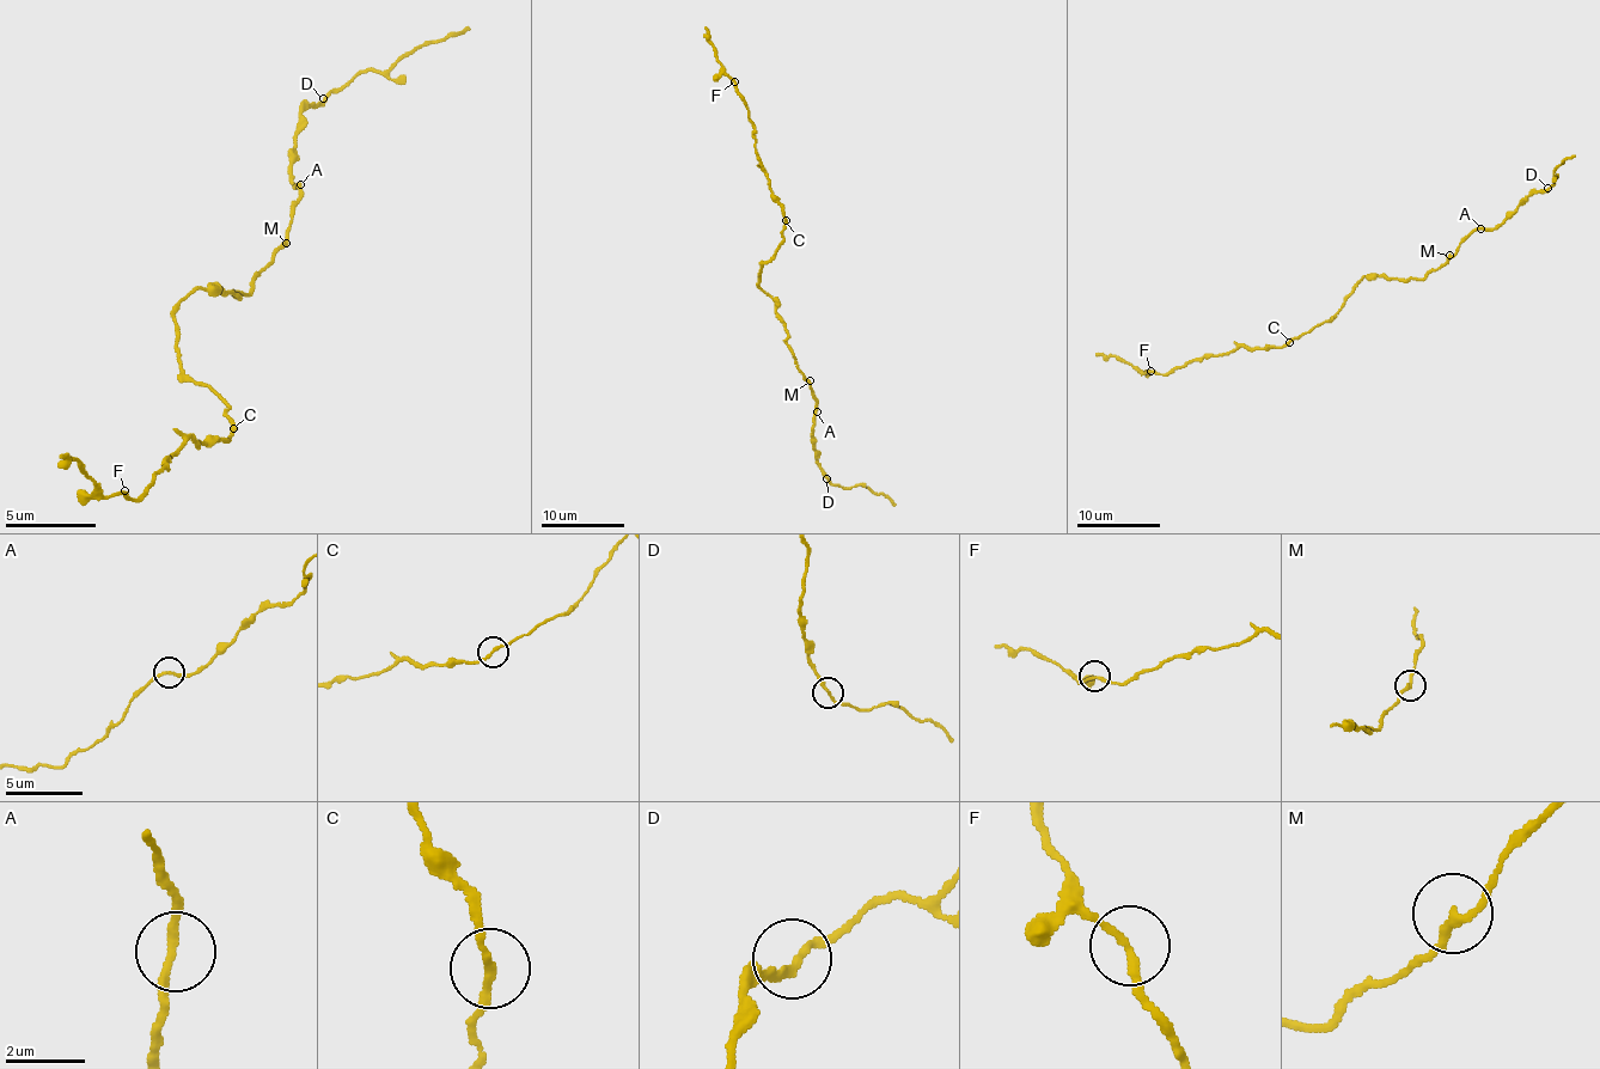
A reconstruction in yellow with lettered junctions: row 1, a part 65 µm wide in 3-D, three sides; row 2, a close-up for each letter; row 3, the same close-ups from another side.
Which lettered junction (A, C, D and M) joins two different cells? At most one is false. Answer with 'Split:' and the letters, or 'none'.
Split: none

